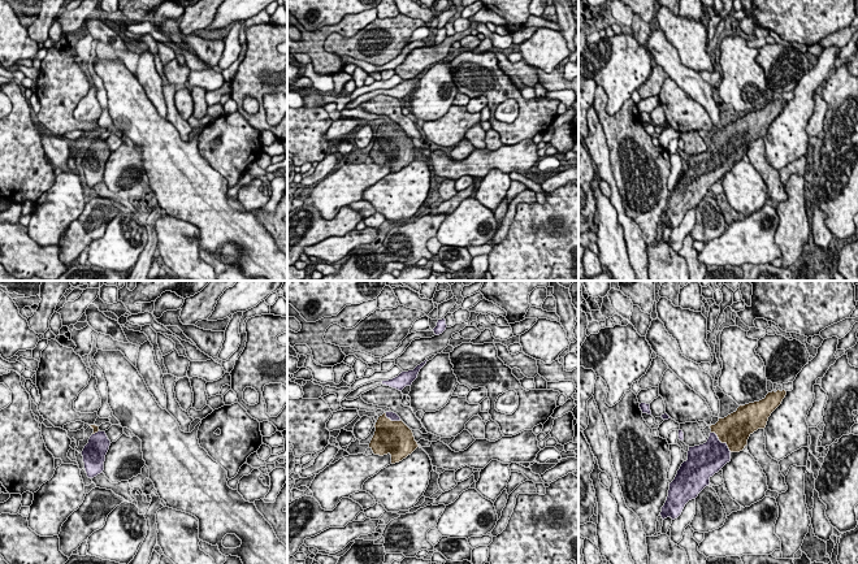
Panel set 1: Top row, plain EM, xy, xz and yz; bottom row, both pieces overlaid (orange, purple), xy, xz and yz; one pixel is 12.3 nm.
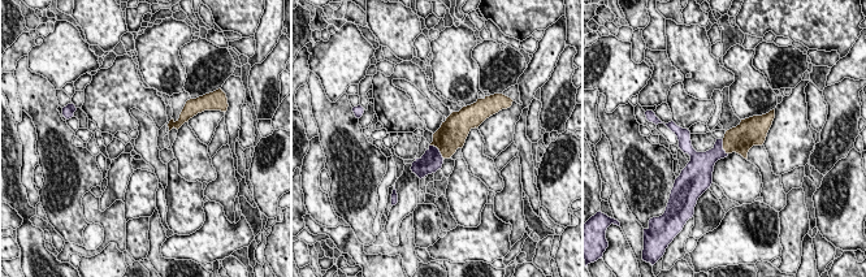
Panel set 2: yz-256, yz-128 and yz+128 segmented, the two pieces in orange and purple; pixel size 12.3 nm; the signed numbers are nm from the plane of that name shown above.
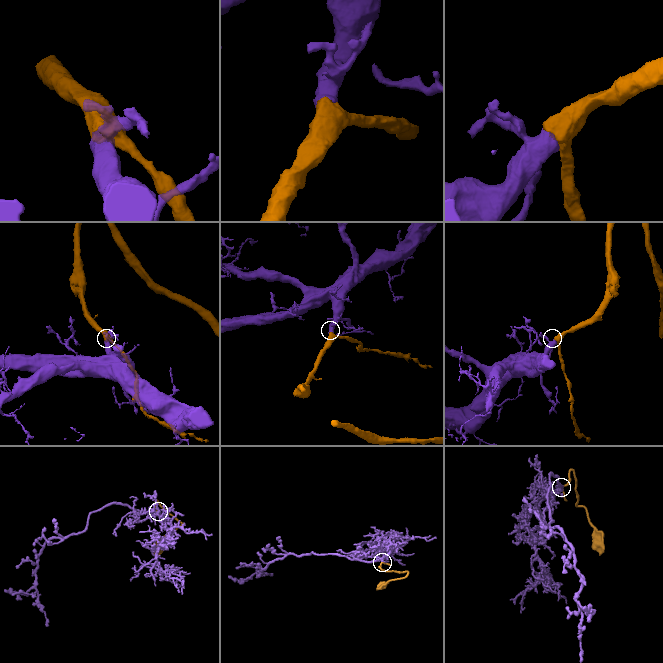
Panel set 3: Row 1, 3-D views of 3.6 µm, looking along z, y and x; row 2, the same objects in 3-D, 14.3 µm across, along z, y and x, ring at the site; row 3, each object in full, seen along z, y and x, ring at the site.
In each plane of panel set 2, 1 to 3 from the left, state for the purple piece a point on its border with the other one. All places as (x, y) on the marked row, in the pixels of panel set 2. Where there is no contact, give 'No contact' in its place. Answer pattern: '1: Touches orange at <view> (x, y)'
1: No contact
2: Touches orange at yz-128 (438, 148)
3: Touches orange at yz+128 (723, 147)

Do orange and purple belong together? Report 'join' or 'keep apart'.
join

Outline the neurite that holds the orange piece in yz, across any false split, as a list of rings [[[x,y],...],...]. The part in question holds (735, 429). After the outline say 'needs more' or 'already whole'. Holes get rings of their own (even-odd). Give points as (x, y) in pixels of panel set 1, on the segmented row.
[[[786,391],[768,392],[764,399],[740,405],[736,412],[711,425],[706,443],[689,447],[688,460],[670,483],[668,496],[662,507],[662,519],[677,519],[685,504],[696,499],[710,485],[710,478],[731,461],[732,452],[748,446],[749,437],[764,429],[771,413],[781,404]]] | needs more

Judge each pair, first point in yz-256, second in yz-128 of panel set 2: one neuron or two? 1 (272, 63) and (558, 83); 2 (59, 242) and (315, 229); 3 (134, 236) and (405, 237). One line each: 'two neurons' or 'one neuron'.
1: one neuron
2: one neuron
3: two neurons

